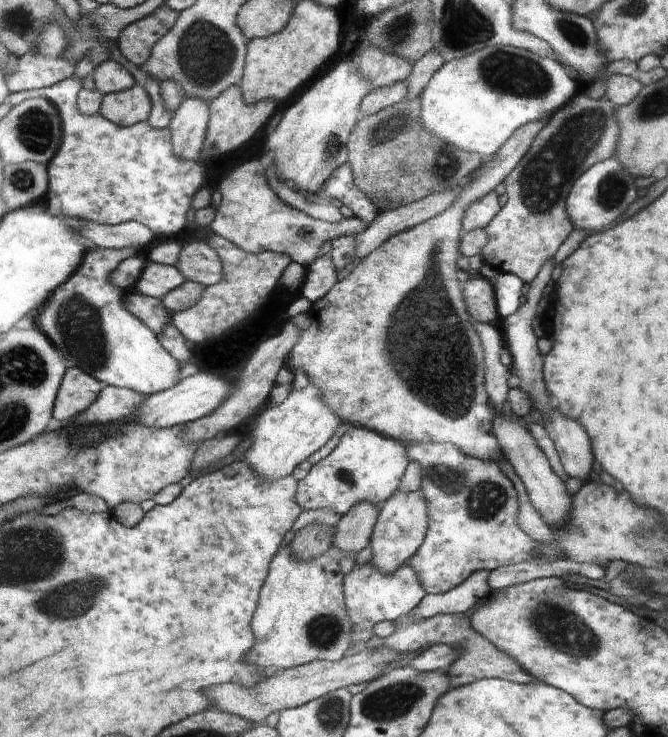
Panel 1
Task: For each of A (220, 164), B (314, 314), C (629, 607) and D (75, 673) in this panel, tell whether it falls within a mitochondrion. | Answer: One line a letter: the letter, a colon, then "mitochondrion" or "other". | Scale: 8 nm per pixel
A: other
B: other
C: other
D: other

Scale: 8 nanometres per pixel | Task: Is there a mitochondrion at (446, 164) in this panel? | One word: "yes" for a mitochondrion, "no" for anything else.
yes

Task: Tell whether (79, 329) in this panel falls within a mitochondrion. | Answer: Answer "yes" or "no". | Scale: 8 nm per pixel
yes

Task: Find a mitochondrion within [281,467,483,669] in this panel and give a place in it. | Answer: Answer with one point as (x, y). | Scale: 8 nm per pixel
(324, 631)

